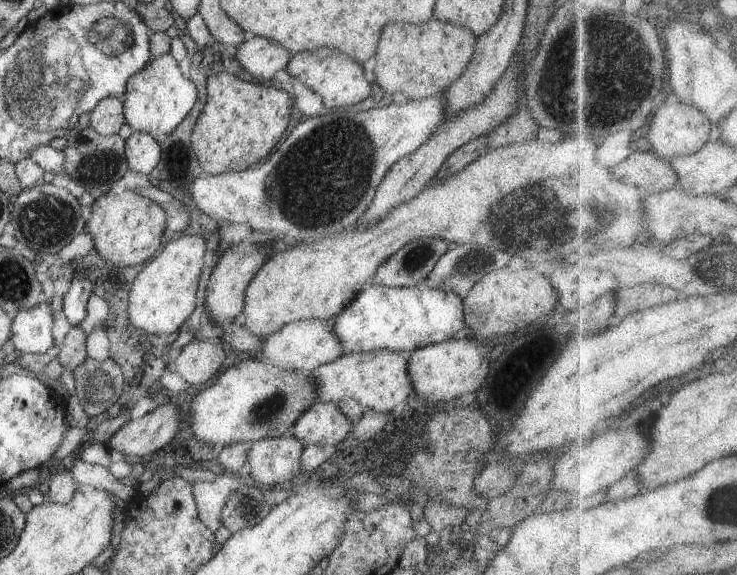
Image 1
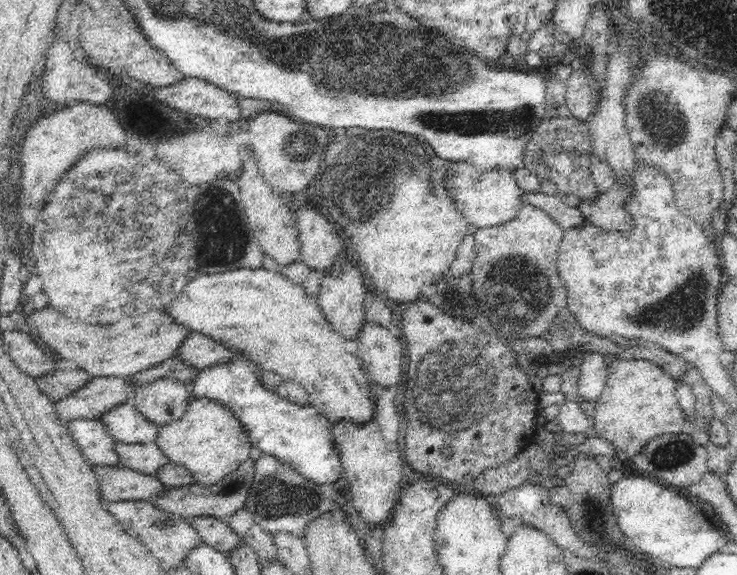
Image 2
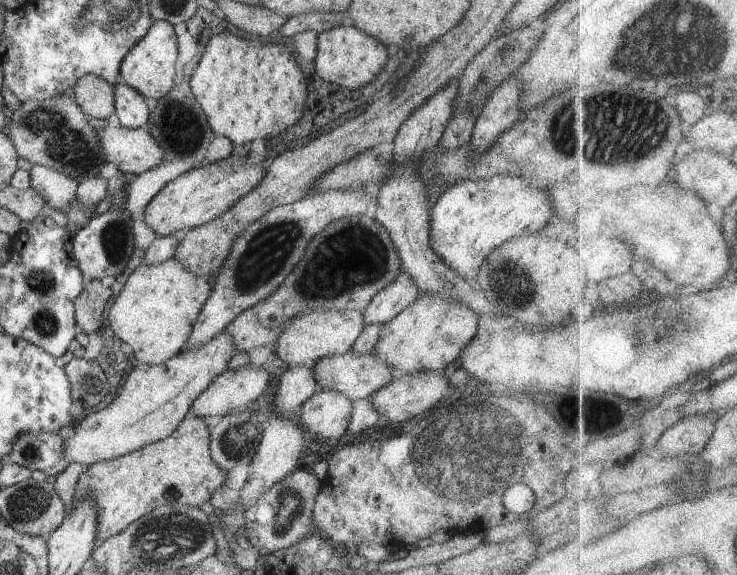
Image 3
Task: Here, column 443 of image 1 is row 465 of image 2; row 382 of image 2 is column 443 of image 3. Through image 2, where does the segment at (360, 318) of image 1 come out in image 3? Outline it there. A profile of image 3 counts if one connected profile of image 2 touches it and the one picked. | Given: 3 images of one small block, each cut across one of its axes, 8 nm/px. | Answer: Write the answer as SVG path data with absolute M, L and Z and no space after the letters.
M500 174L488 180L465 180L448 186L432 205L430 213L430 248L442 262L455 270L462 278L476 279L486 257L510 239L525 237L550 223L553 210L545 192L540 192L534 182Z

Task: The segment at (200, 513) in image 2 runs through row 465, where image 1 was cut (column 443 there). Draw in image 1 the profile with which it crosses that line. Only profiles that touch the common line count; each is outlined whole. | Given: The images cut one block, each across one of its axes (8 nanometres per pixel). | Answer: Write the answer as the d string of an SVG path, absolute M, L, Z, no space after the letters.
M416 238L397 250L388 260L385 260L374 272L372 285L388 287L411 287L422 284L434 265L452 246L446 240L438 238Z

